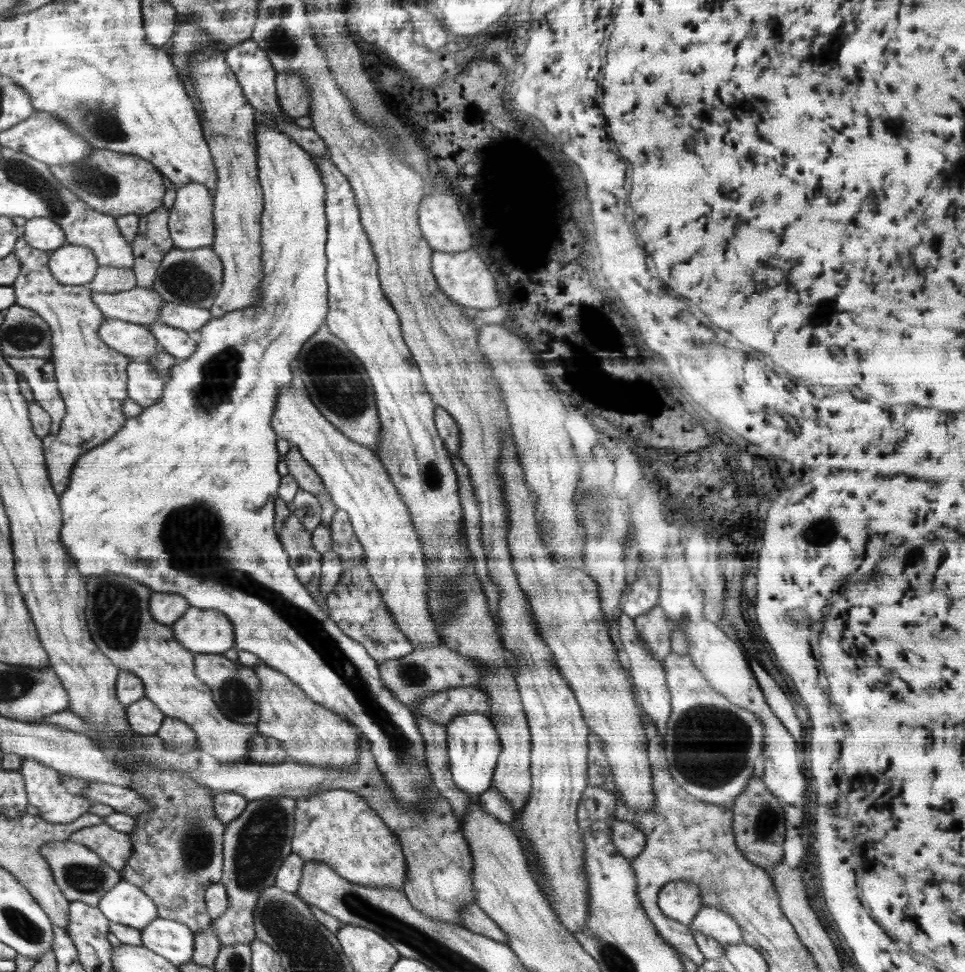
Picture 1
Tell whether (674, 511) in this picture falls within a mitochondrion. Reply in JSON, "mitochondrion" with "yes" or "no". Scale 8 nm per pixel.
{"mitochondrion":"no"}

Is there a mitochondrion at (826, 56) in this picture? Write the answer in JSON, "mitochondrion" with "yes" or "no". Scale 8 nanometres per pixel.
{"mitochondrion":"no"}

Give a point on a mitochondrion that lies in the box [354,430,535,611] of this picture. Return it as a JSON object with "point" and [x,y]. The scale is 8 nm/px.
{"point":[431,474]}

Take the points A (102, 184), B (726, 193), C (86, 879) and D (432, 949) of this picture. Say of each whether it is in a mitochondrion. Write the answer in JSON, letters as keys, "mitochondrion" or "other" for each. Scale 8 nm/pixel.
{"A":"mitochondrion","B":"other","C":"mitochondrion","D":"mitochondrion"}

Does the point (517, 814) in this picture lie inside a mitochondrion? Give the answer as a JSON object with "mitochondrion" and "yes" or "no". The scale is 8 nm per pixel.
{"mitochondrion":"no"}

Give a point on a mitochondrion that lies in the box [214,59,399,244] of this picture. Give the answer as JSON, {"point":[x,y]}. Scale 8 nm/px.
{"point":[297,87]}

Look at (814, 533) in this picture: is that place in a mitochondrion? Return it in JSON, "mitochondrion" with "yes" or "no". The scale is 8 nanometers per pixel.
{"mitochondrion":"yes"}

